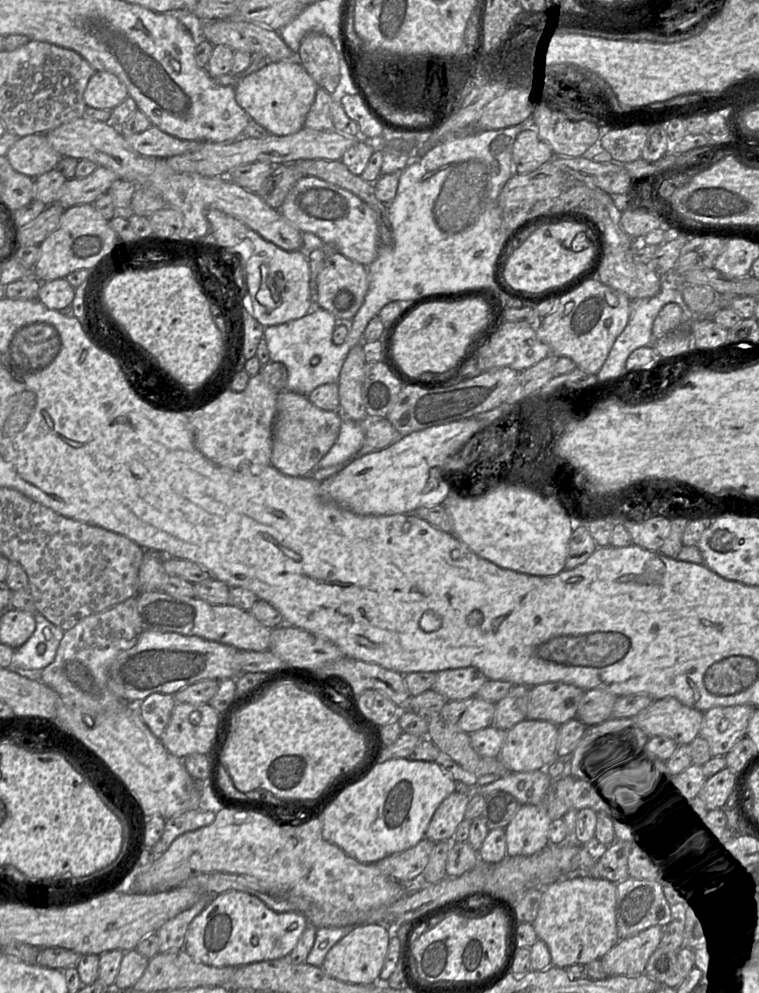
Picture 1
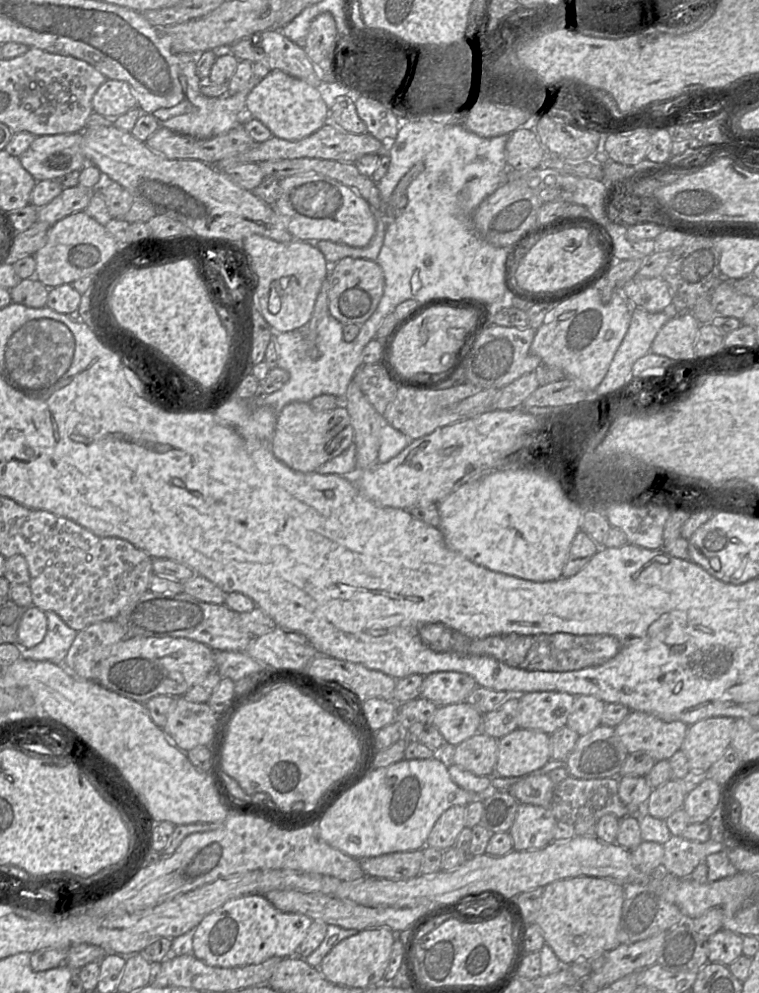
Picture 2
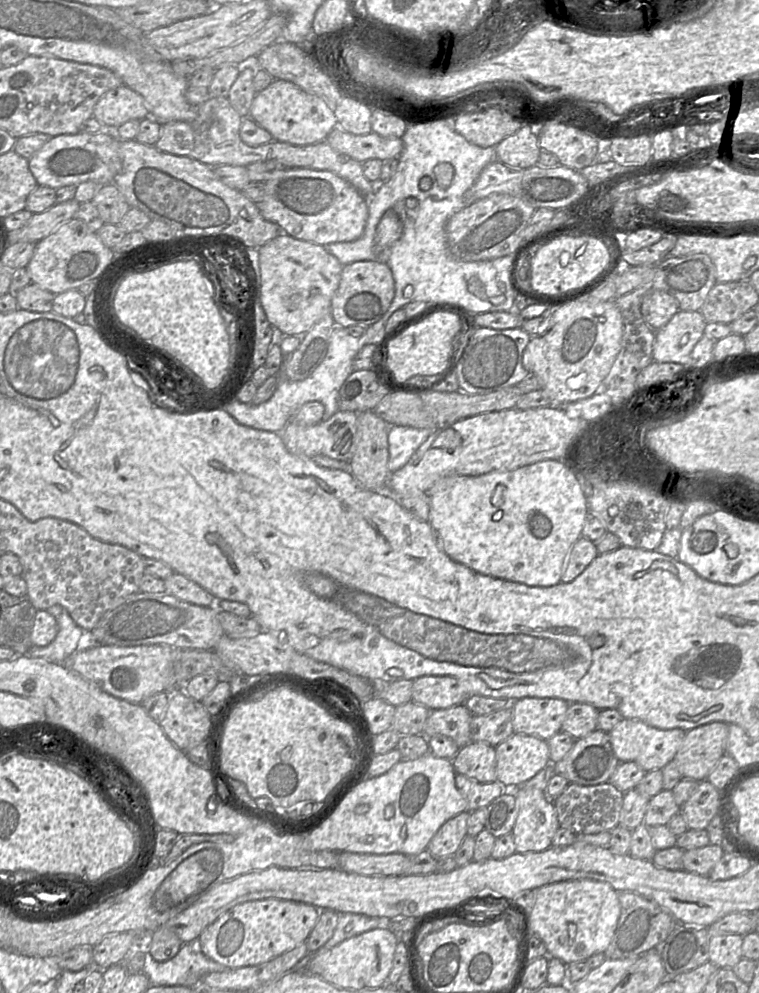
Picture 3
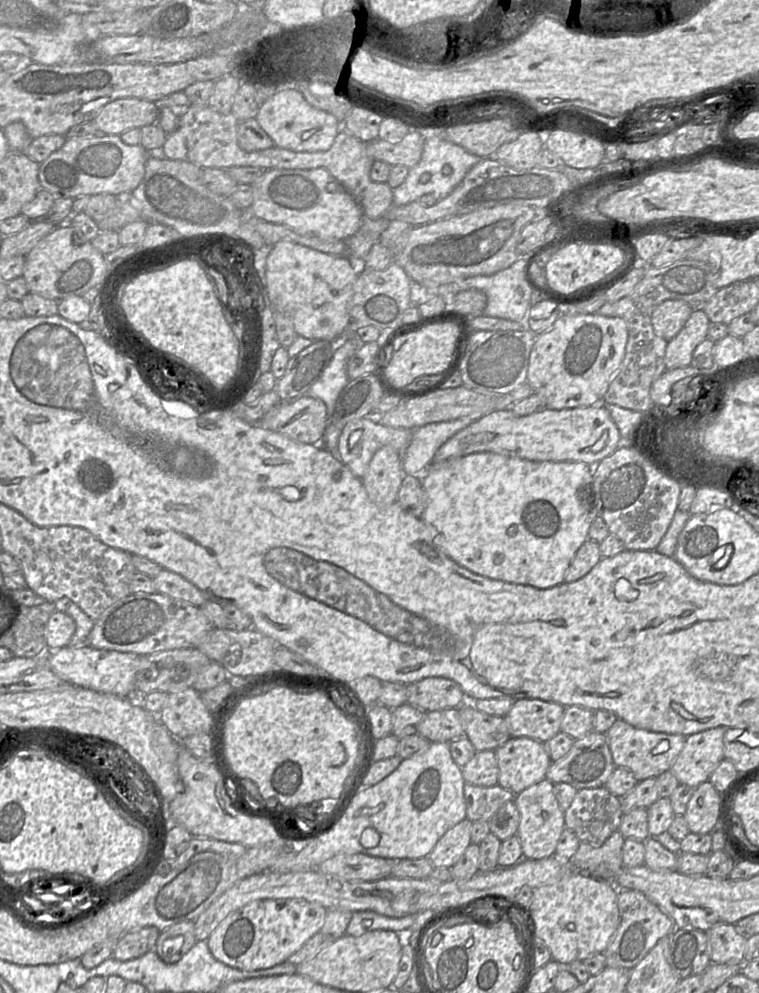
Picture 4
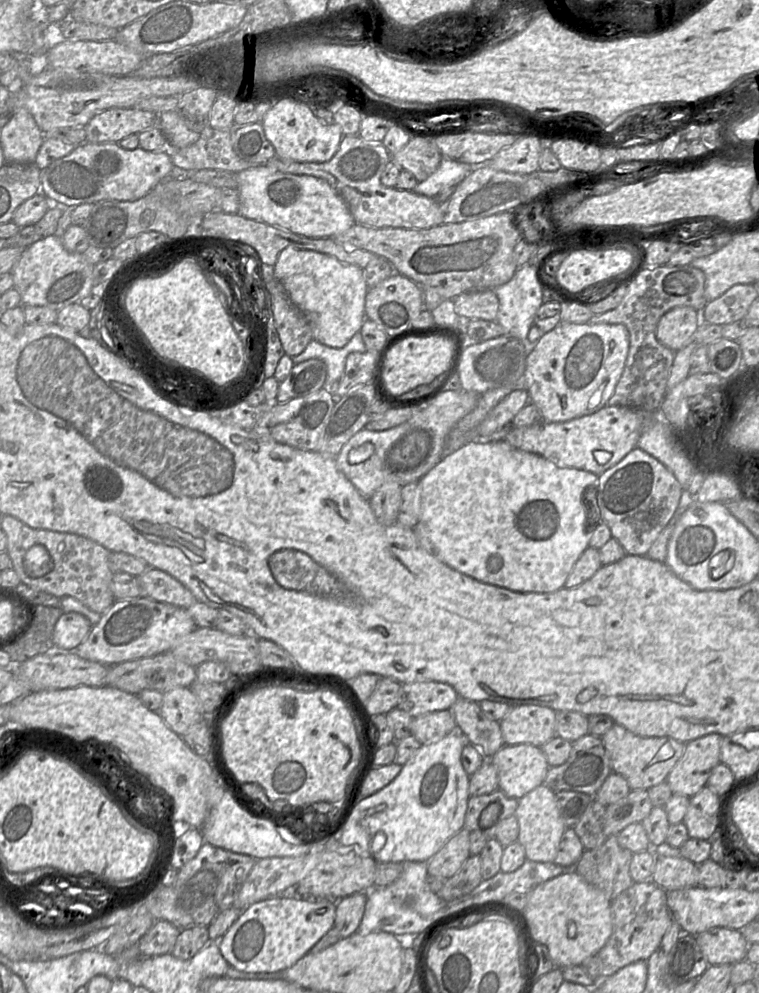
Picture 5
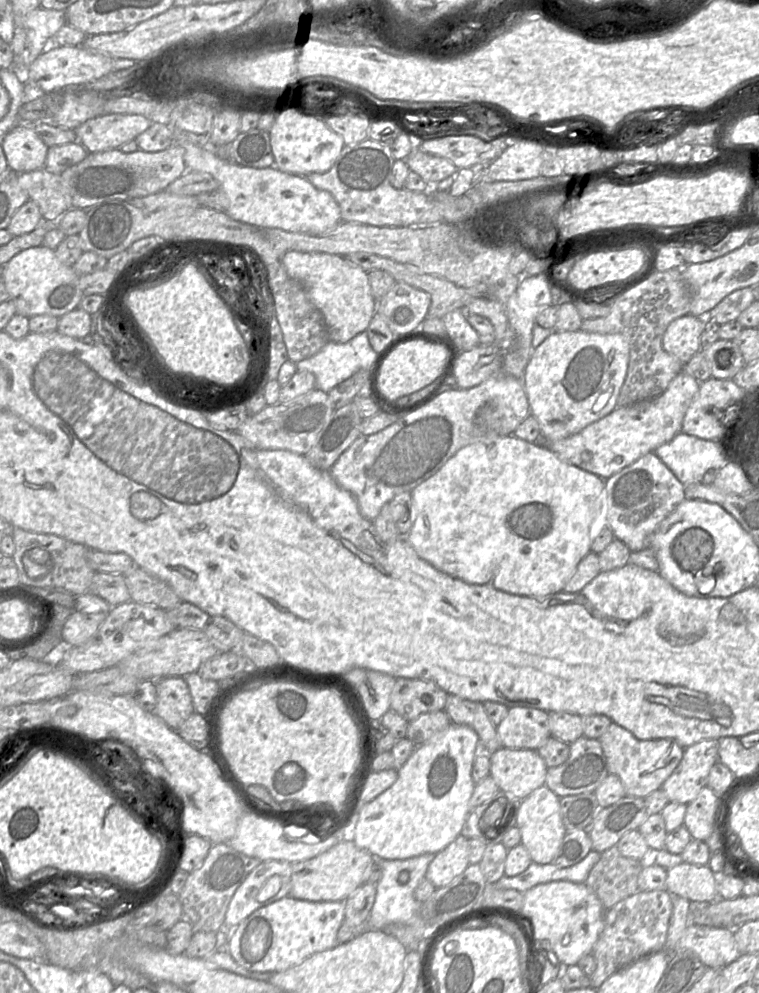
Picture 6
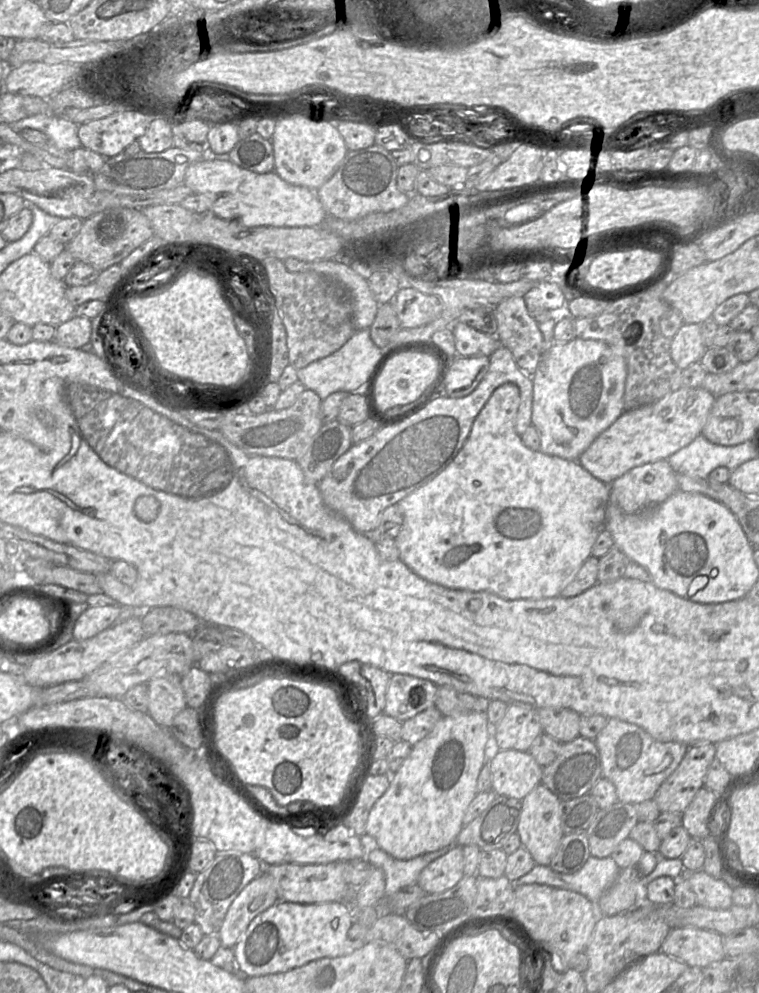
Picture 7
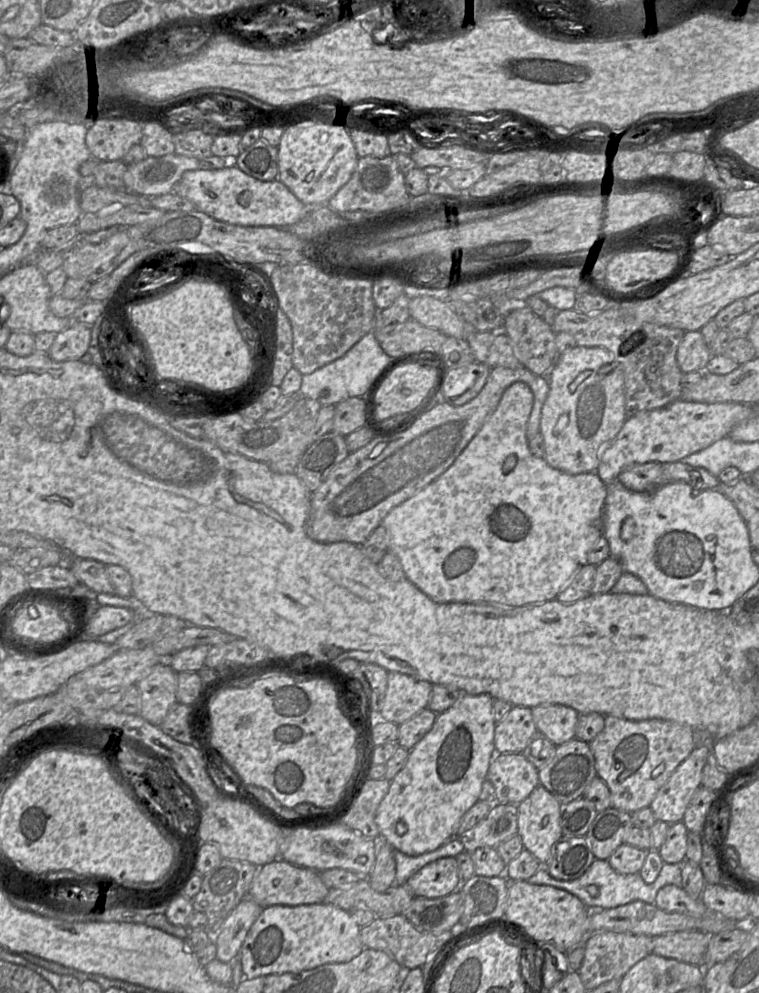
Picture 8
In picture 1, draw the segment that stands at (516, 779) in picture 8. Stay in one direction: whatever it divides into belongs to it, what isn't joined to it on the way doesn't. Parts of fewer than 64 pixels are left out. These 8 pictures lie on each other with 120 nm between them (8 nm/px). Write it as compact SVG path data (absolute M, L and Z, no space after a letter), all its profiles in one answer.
M525 719L506 731L497 757L509 772L545 770L558 756L557 725Z

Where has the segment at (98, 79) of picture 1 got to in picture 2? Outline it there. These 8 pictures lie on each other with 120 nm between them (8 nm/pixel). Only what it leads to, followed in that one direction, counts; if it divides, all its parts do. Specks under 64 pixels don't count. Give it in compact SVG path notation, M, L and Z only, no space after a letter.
M106 79L92 97L94 112L110 119L138 106L130 86L121 80Z

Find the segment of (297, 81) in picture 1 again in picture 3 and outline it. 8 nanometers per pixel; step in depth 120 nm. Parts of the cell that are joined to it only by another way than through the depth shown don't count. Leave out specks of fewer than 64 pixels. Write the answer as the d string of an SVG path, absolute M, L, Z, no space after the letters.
M274 79L267 88L255 95L248 117L267 130L274 140L292 145L311 145L325 141L337 126L334 111L324 100L282 79Z

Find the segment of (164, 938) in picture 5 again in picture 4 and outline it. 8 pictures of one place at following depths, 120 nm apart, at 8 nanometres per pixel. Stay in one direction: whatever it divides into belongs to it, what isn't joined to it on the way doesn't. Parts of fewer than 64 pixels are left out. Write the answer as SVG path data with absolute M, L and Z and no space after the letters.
M153 926L134 929L123 935L111 957L119 961L138 958L154 950L160 931Z

